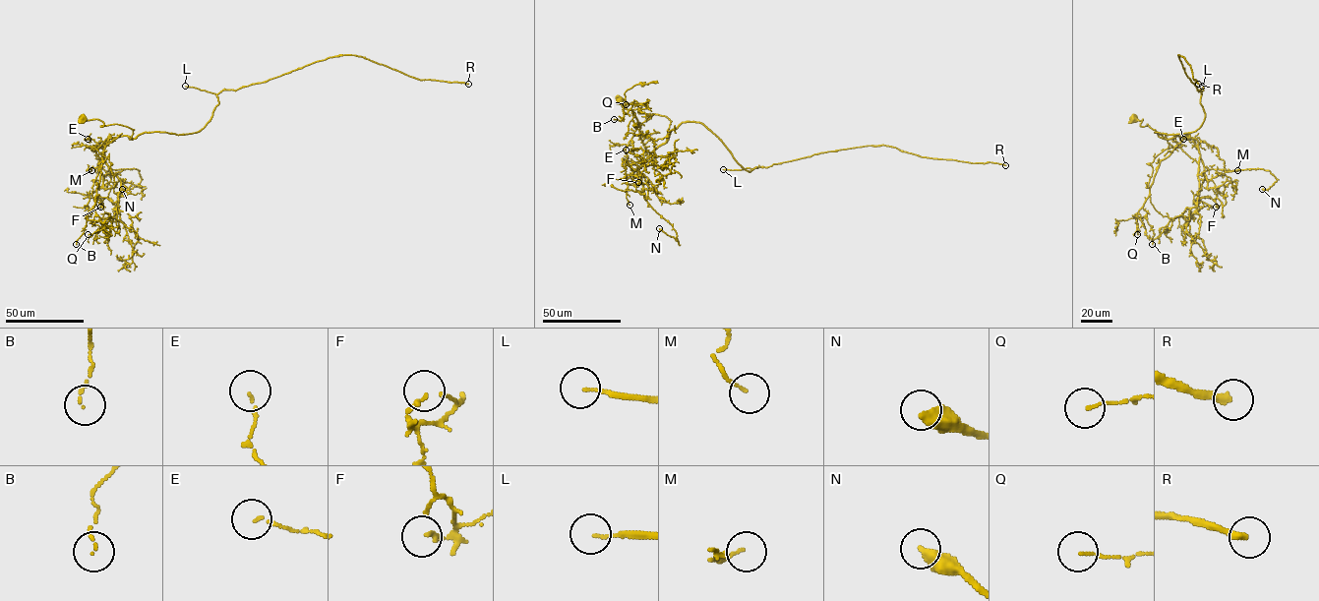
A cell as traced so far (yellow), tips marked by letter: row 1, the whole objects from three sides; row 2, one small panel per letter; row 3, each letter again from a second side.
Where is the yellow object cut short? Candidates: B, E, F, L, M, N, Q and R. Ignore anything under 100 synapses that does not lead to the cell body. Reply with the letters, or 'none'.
L, R

